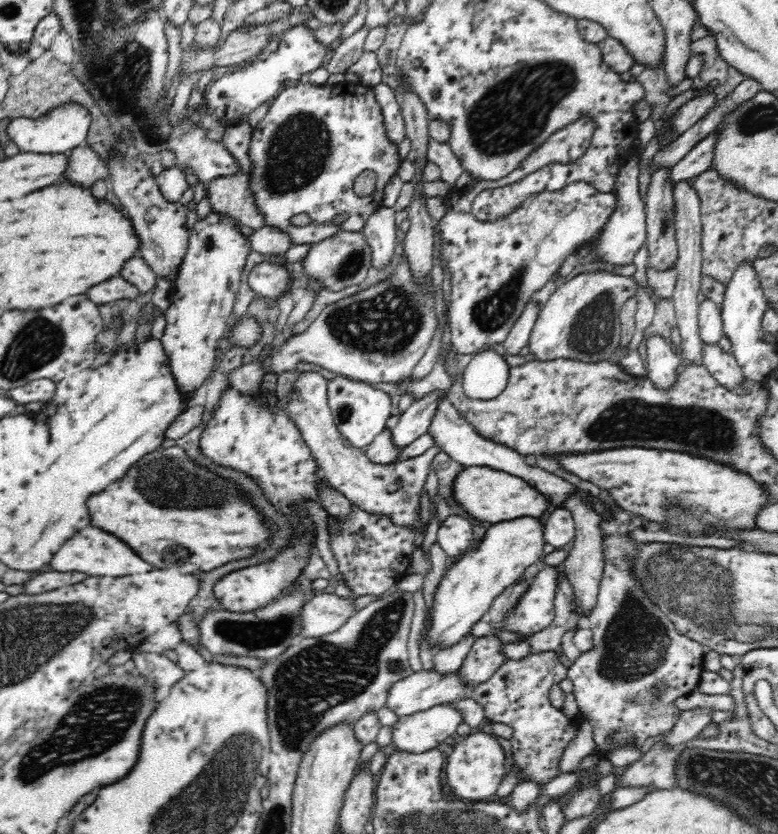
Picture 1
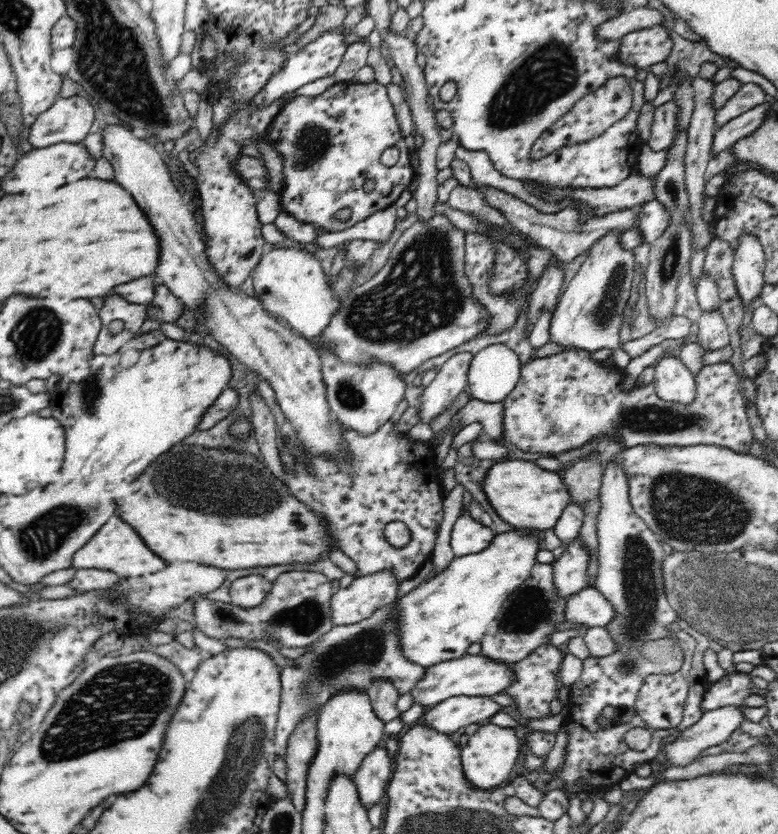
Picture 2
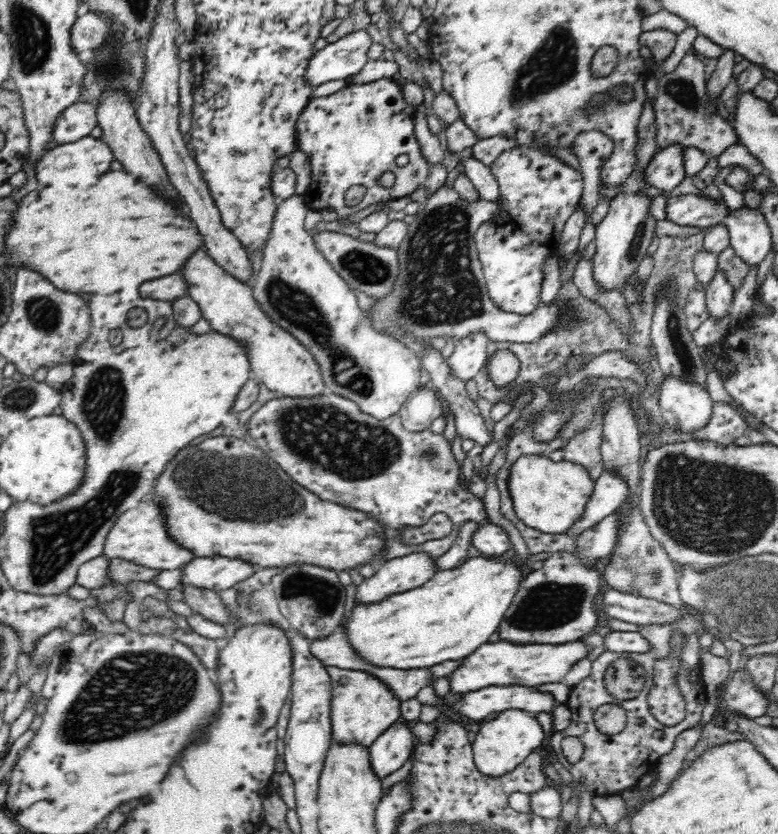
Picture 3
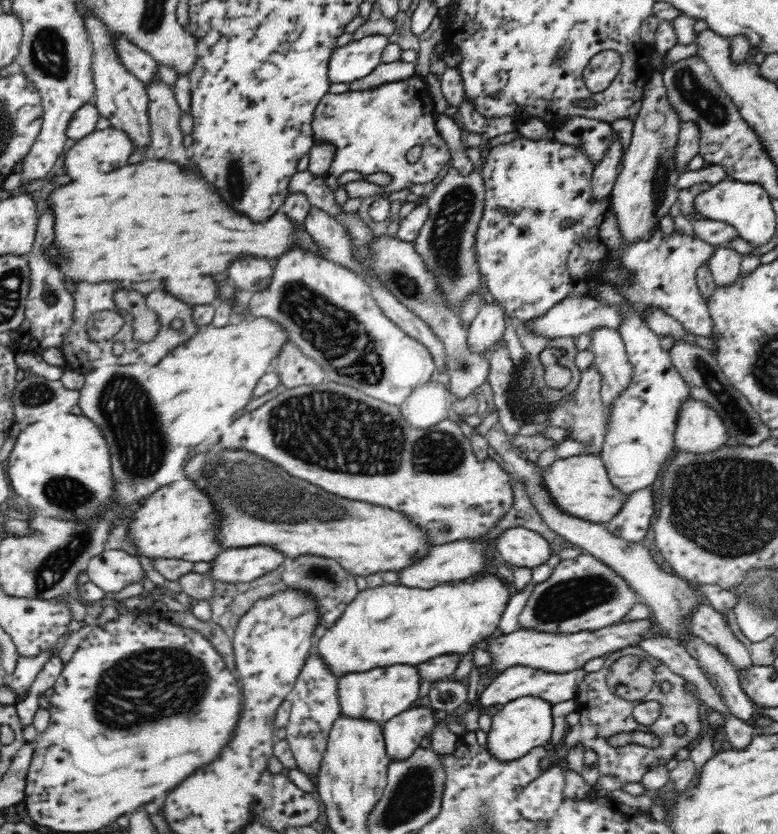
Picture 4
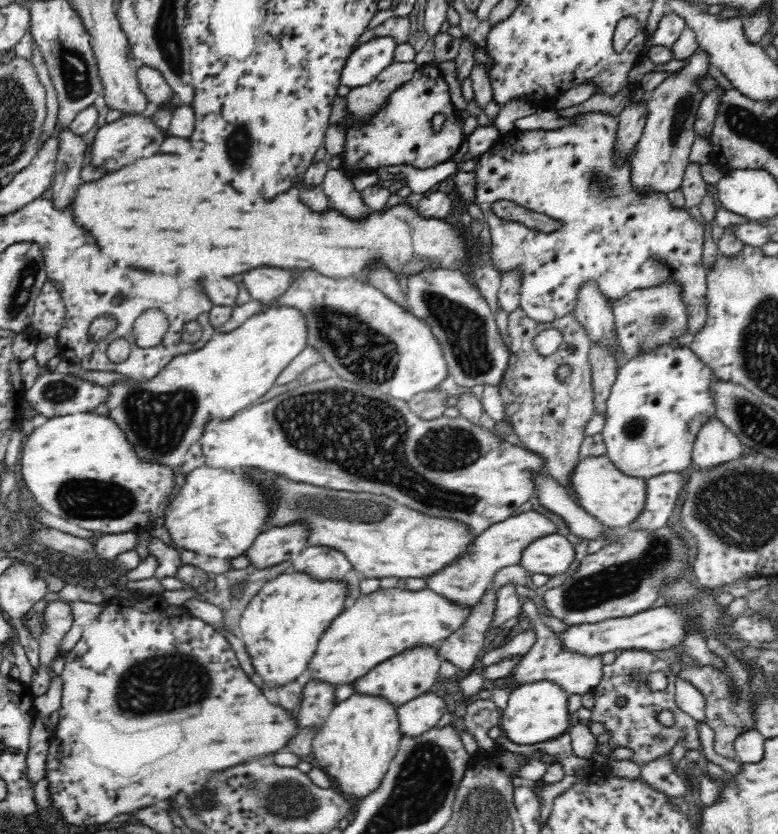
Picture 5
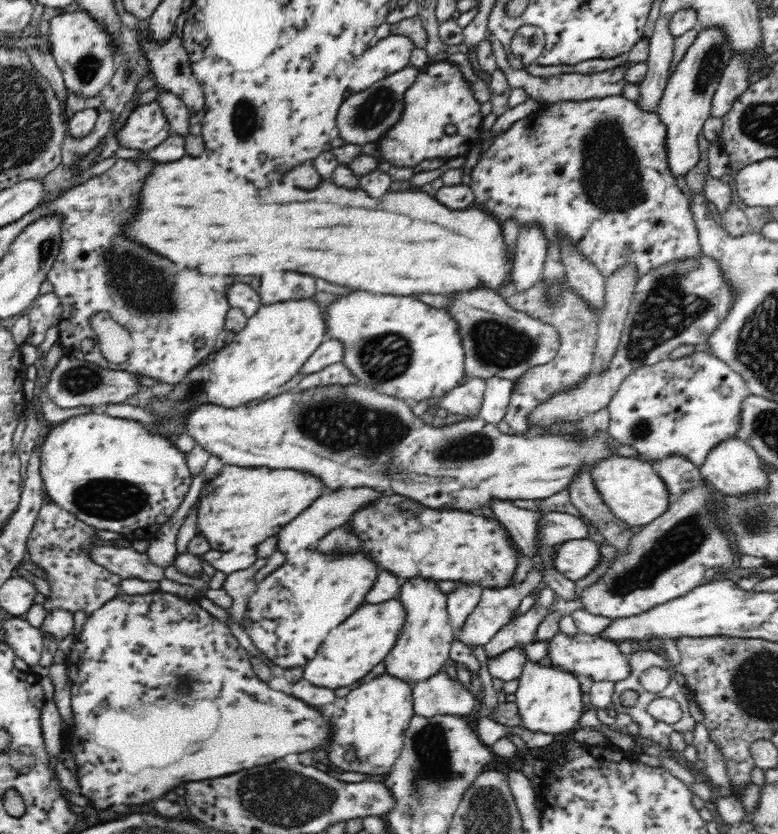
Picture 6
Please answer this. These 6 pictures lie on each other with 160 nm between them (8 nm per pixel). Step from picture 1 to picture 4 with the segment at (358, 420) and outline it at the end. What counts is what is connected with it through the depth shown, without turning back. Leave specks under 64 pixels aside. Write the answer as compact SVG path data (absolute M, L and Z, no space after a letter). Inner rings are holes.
M291 194L286 197L280 210L296 222L290 224L294 228L292 240L288 242L286 250L278 256L275 266L272 266L274 272L270 278L271 284L266 289L252 294L248 312L252 318L262 317L278 323L286 331L289 340L320 365L328 381L361 390L366 396L374 397L374 400L400 407L416 387L432 380L436 375L432 355L420 341L404 333L382 312L376 303L377 297L373 290L360 275L330 262L323 256L316 256L297 242L297 234L304 231L305 218L309 215L311 207L306 195Z

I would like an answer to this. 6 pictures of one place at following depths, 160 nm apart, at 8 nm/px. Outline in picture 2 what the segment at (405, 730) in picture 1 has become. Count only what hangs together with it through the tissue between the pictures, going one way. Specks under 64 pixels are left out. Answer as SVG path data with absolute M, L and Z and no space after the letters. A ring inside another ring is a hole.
M455 696L425 708L416 723L449 736L462 726L486 723L498 710L502 708L487 696Z

